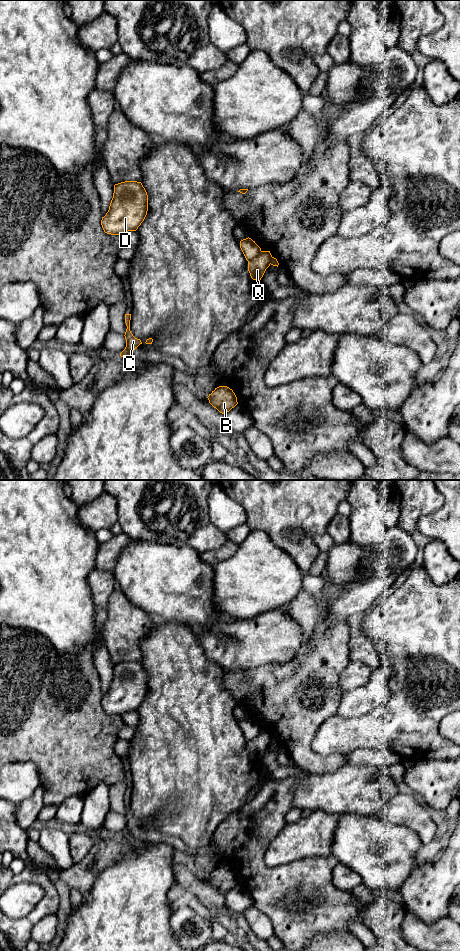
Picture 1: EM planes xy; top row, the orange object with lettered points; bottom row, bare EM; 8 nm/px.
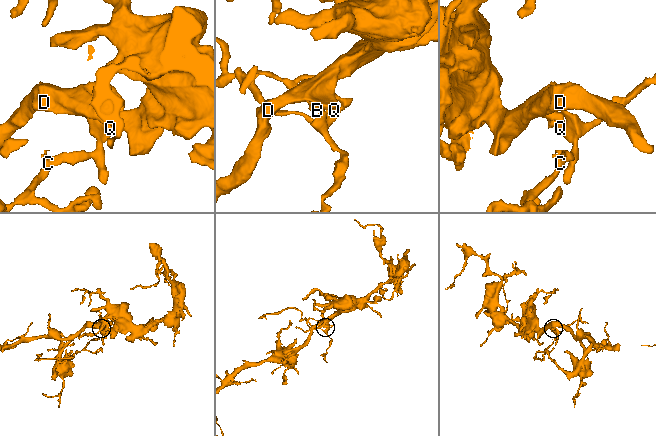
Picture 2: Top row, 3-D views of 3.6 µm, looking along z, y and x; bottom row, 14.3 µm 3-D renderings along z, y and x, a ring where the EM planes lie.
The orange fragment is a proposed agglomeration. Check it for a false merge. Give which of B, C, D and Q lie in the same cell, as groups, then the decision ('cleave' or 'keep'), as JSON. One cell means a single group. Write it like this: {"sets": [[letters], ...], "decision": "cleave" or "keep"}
{"sets": [["B", "C", "Q"], ["D"]], "decision": "cleave"}

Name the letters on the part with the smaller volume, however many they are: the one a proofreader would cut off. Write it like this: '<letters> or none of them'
B, C, Q

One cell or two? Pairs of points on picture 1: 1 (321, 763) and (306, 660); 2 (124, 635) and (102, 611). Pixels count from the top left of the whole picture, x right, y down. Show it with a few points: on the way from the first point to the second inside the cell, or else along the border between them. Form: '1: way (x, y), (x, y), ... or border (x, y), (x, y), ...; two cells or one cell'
1: way (303, 740), (303, 688), (305, 686); one cell
2: border (112, 593), (108, 601), (107, 618), (100, 627); two cells

